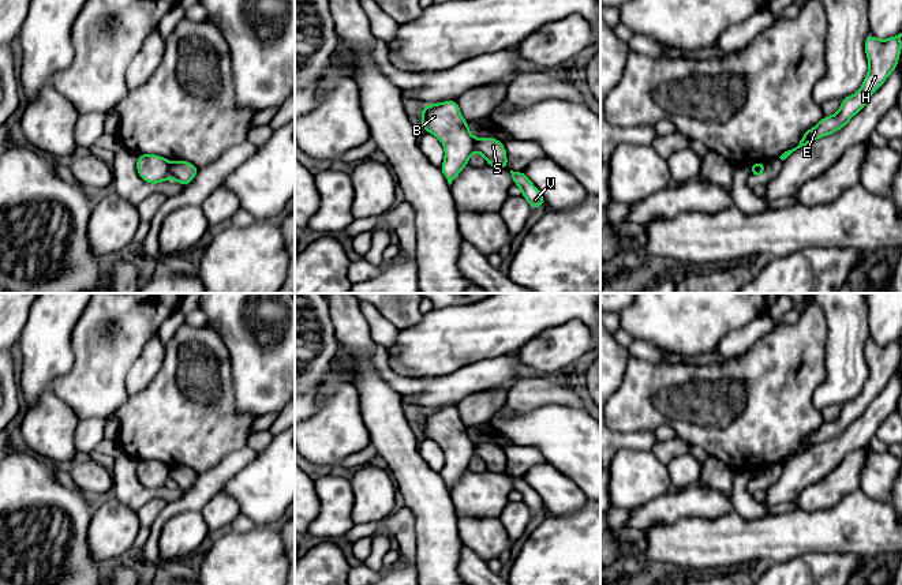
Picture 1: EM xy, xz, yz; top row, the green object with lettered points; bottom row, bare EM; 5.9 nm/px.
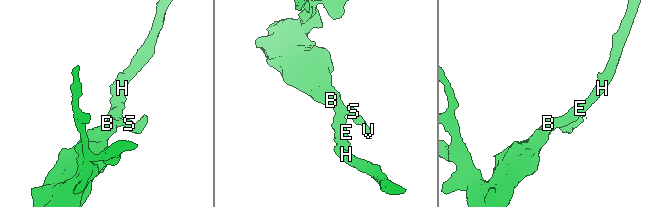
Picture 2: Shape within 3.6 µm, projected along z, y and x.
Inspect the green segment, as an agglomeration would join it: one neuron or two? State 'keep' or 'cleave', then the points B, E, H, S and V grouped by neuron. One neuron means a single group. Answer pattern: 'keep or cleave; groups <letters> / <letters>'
cleave; groups B E H / S V

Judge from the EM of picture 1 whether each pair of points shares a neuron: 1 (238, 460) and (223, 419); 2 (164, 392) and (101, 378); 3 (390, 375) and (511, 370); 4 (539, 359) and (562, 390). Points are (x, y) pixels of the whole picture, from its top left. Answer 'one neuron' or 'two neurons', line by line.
1: two neurons
2: two neurons
3: one neuron
4: two neurons

